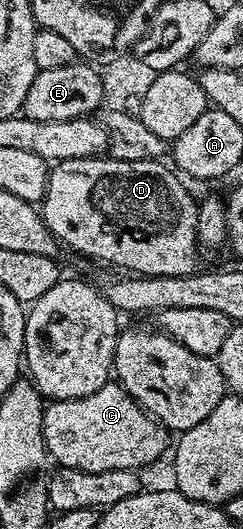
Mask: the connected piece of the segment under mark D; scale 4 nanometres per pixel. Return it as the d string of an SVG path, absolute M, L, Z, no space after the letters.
M109 156L57 163L40 203L44 224L65 249L123 266L123 271L138 276L193 274L199 269L198 202L186 191L187 183L162 165L158 160L125 162Z

